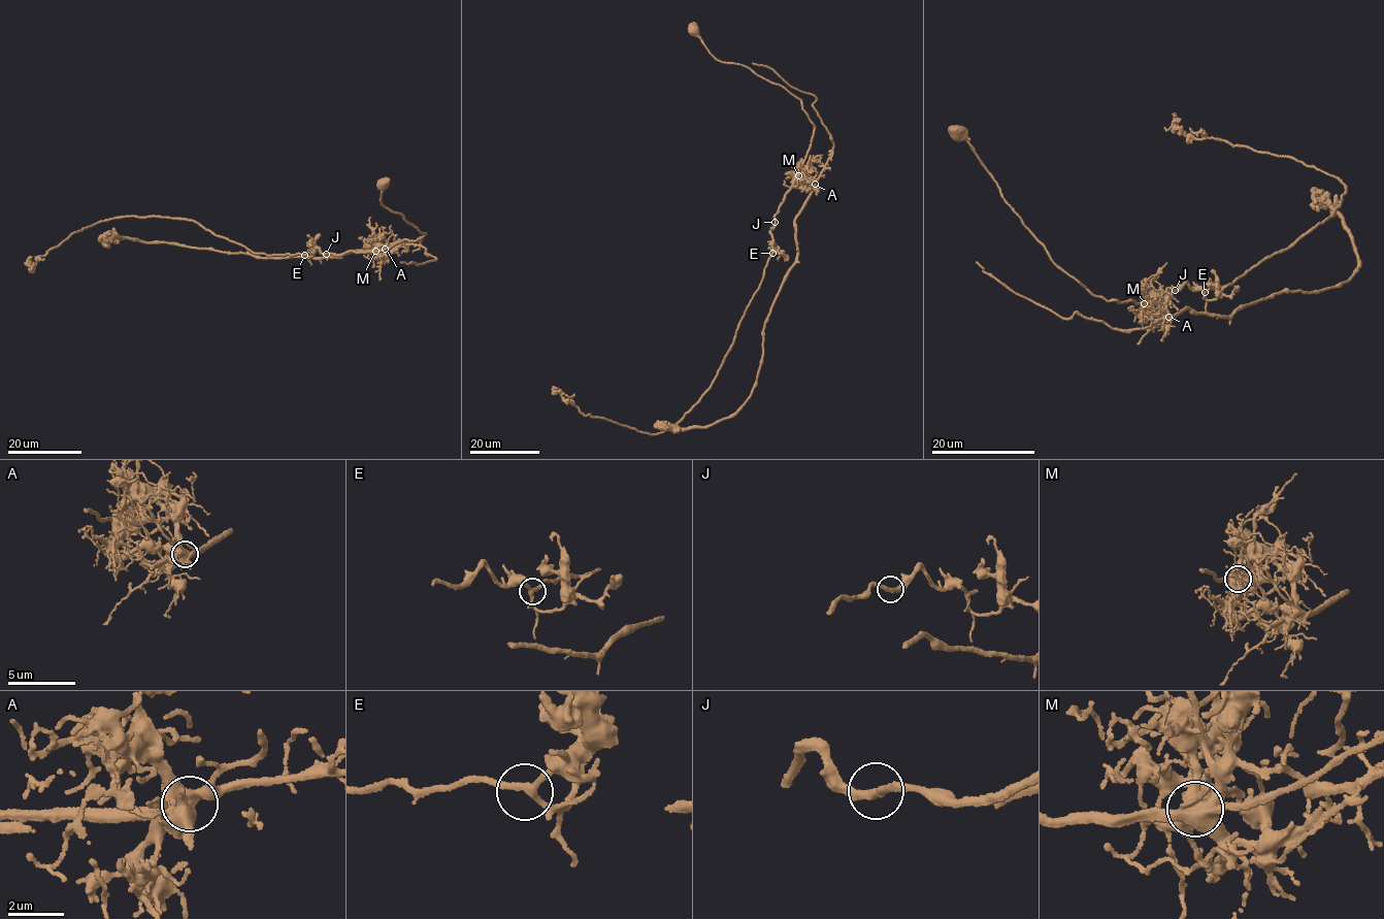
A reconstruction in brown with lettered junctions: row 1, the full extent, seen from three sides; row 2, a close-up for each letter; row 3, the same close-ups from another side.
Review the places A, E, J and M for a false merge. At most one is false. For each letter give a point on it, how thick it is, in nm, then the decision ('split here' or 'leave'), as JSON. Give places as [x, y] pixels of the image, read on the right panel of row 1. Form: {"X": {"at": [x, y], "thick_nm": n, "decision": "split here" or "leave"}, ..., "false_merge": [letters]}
{"A": {"at": [1168, 317], "thick_nm": 600, "decision": "leave"}, "E": {"at": [1205, 292], "thick_nm": 200, "decision": "leave"}, "J": {"at": [1175, 290], "thick_nm": 300, "decision": "leave"}, "M": {"at": [1144, 303], "thick_nm": 600, "decision": "split here"}, "false_merge": ["M"]}

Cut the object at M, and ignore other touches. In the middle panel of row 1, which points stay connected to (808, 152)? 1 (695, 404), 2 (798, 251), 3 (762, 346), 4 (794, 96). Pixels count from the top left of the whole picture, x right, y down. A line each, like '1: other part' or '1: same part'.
1: same part
2: other part
3: other part
4: same part

